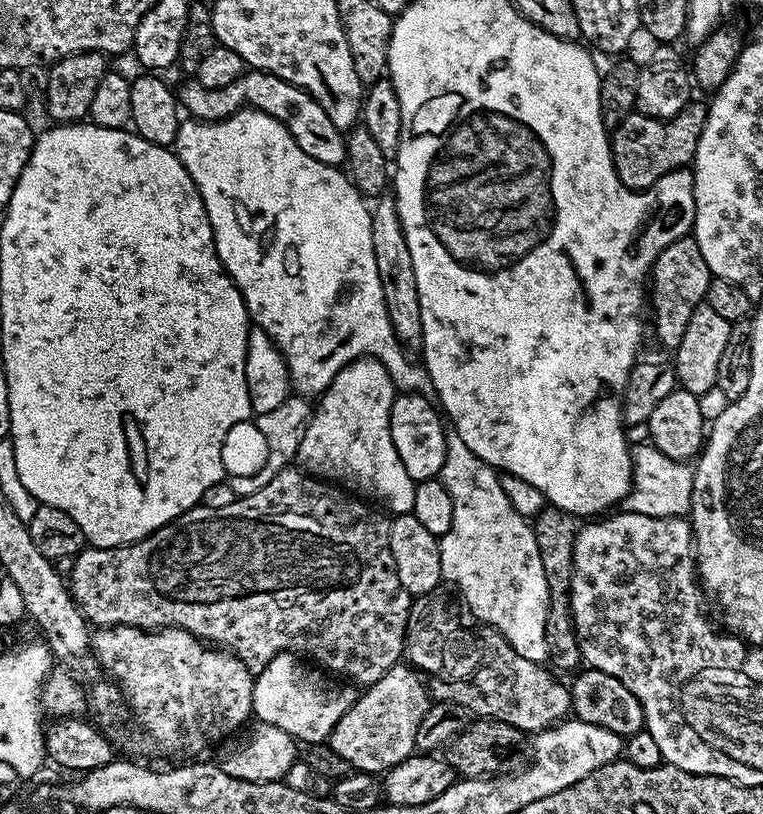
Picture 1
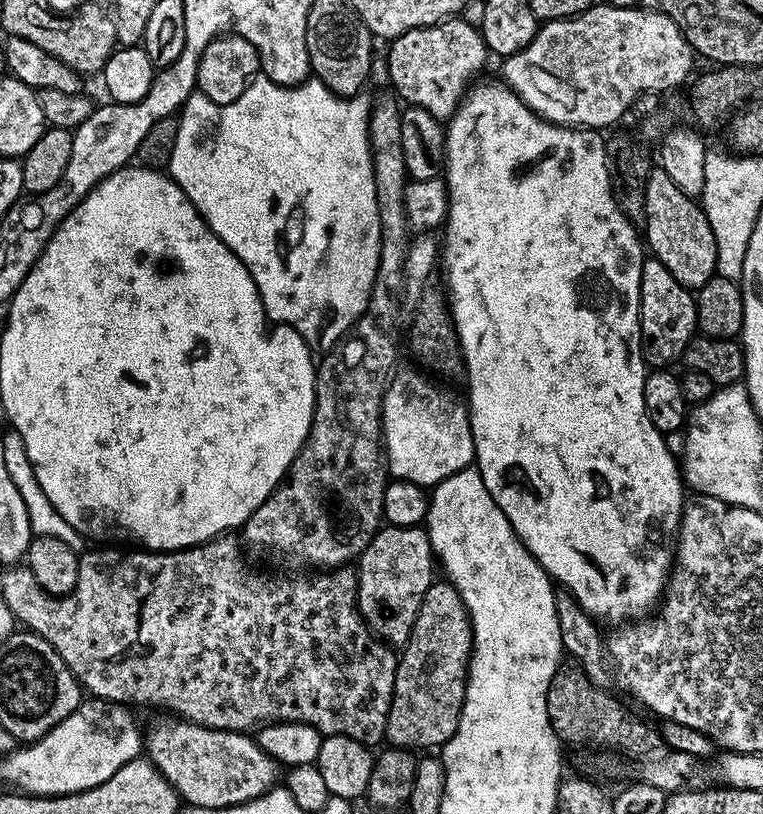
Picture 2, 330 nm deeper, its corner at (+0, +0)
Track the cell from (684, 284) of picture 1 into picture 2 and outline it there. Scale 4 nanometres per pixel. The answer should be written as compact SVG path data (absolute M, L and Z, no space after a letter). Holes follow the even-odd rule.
M645 263L644 277L640 283L640 350L645 365L664 370L684 355L686 346L692 341L696 327L696 297L689 289L683 288L671 274L664 271L662 264Z

